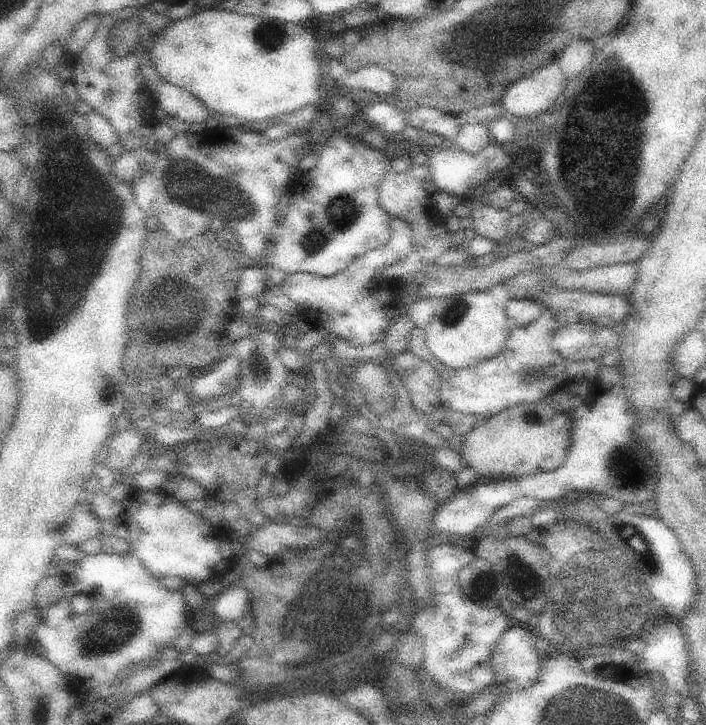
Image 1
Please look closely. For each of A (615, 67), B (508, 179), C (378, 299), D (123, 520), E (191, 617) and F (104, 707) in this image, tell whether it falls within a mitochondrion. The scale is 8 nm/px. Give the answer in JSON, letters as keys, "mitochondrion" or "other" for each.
{"A":"mitochondrion","B":"other","C":"other","D":"other","E":"other","F":"other"}

